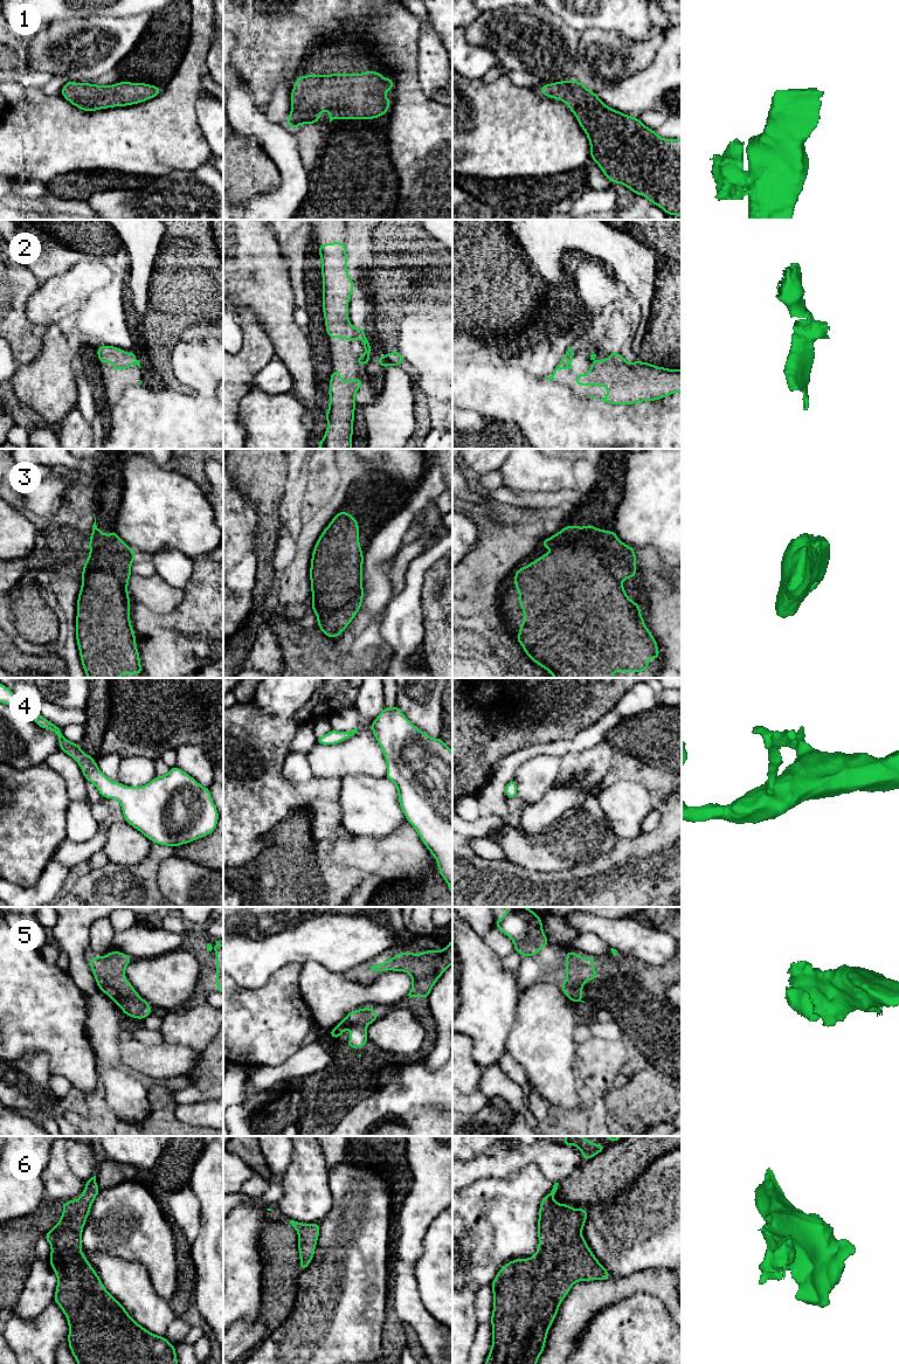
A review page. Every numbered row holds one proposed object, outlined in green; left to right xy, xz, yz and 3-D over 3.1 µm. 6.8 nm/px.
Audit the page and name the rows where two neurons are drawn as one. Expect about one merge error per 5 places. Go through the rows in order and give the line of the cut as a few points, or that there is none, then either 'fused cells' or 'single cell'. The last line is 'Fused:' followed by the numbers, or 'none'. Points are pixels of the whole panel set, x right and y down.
1: no cut; single cell
2: no cut; single cell
3: no cut; single cell
4: no cut; single cell
5: no cut; single cell
6: no cut; single cell
Fused: none

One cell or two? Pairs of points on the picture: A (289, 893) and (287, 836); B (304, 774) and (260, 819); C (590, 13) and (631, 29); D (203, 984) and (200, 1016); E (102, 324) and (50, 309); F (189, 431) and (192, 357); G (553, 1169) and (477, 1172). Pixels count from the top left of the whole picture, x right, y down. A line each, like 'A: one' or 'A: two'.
A: one
B: two
C: one
D: two
E: one
F: one
G: one

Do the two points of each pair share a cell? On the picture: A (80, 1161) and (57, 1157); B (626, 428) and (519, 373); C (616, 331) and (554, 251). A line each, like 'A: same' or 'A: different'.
A: different
B: same
C: different

